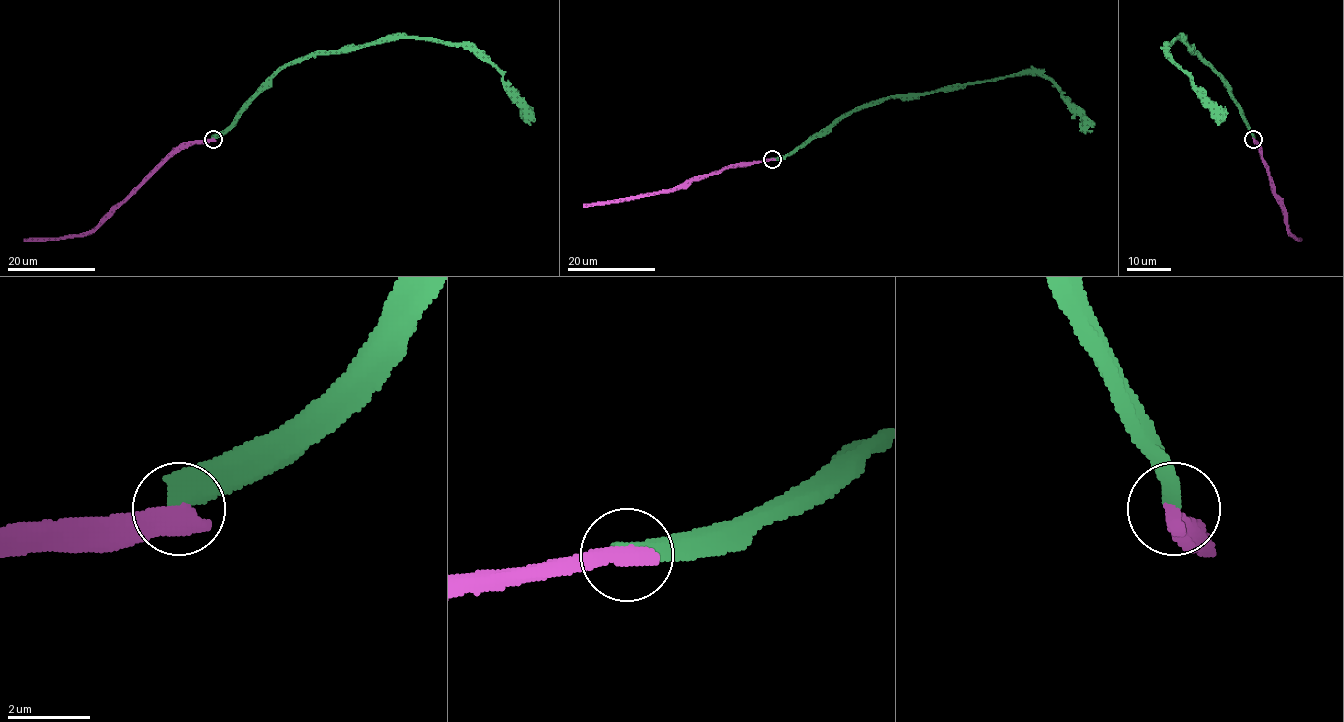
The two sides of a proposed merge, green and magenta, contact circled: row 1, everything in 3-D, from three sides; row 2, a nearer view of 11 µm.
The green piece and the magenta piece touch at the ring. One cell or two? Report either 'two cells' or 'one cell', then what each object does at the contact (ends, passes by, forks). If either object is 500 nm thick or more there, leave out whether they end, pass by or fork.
two cells

